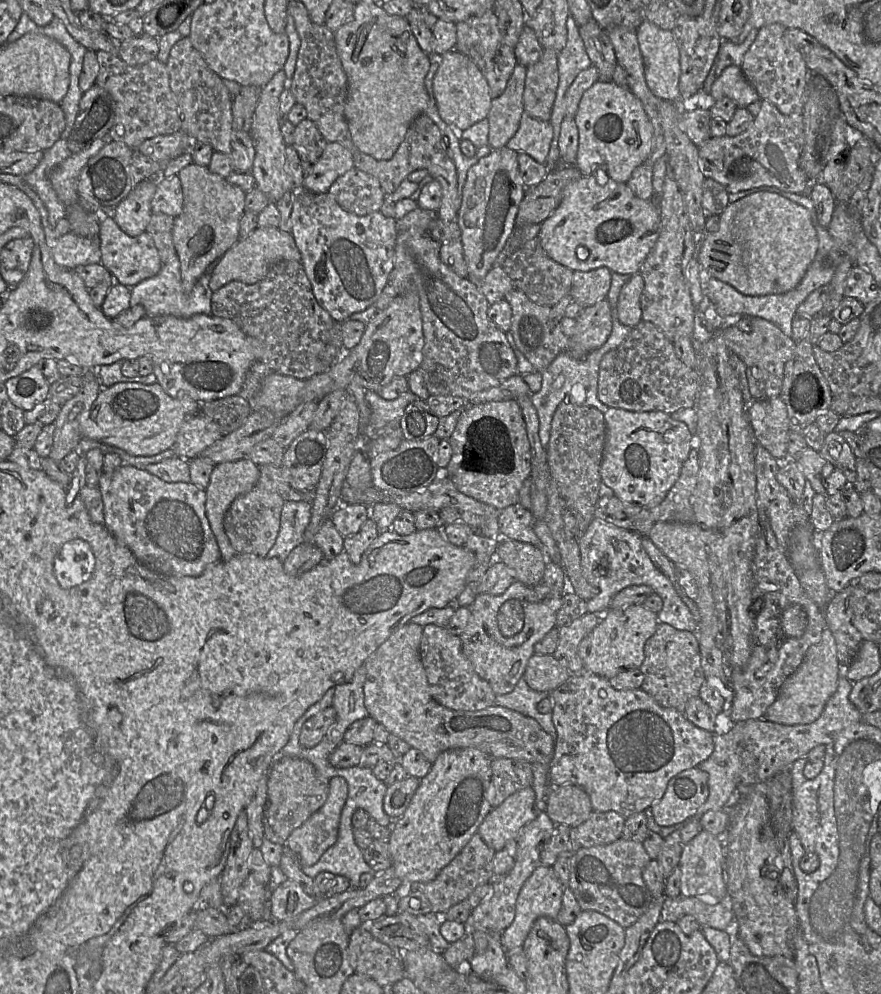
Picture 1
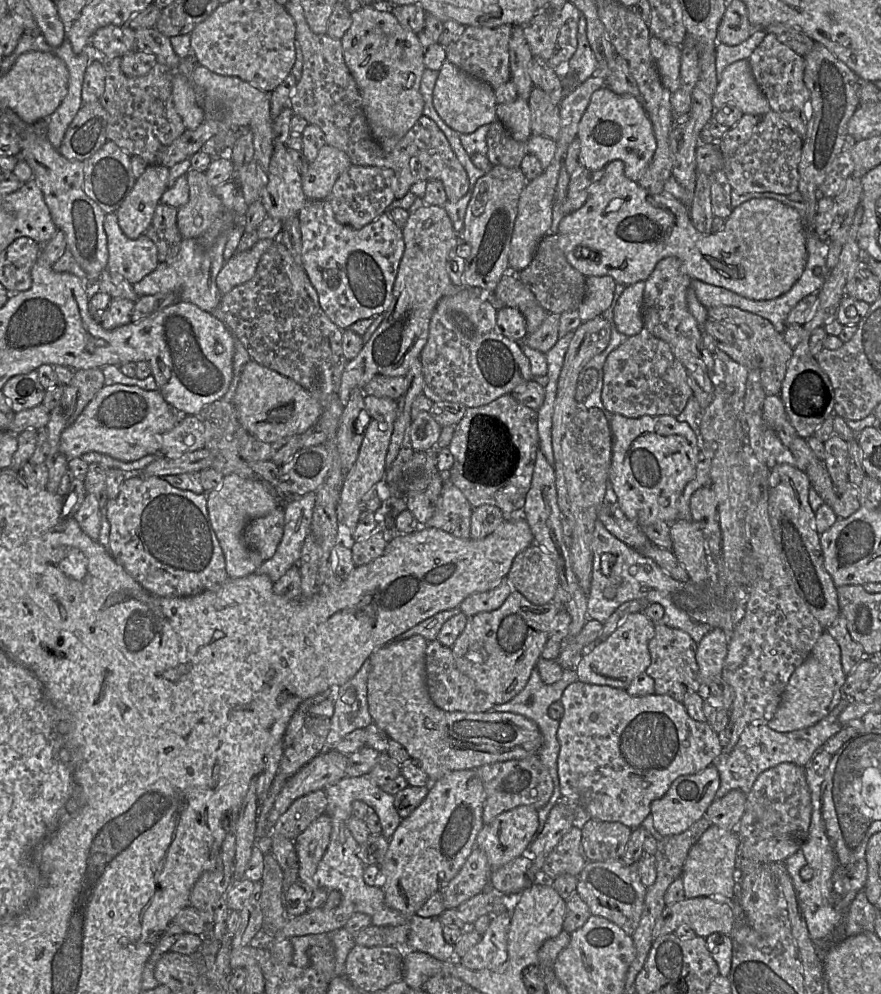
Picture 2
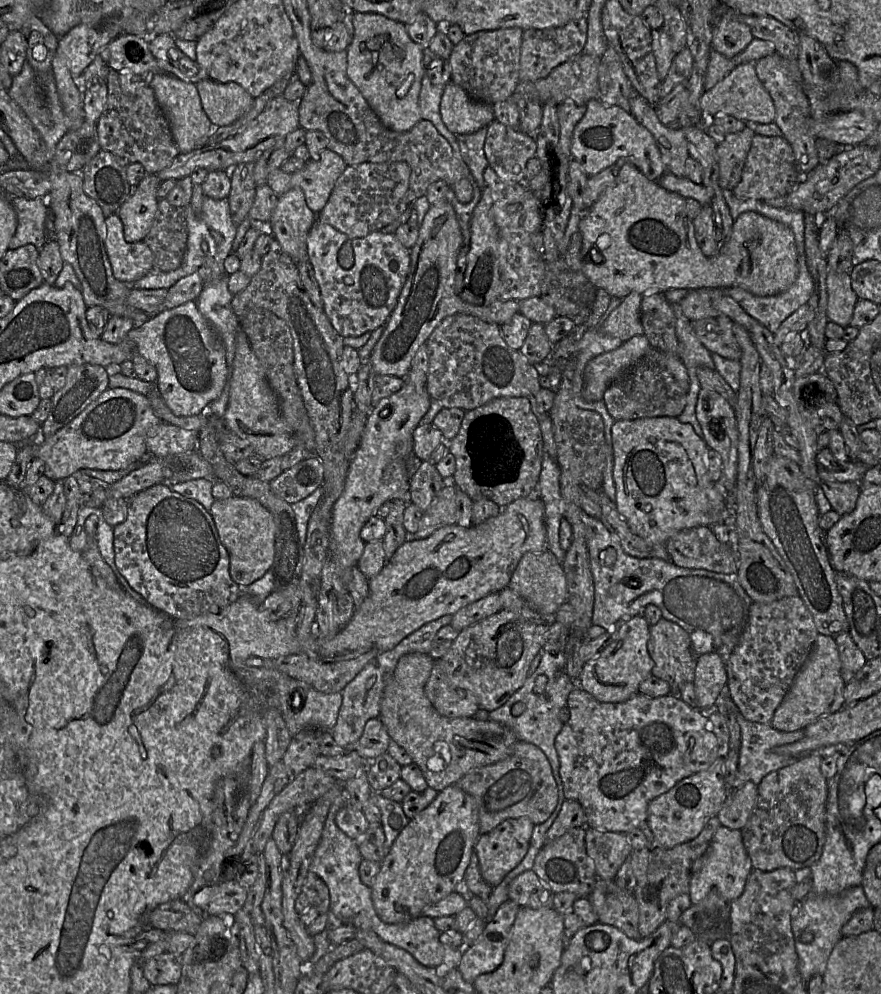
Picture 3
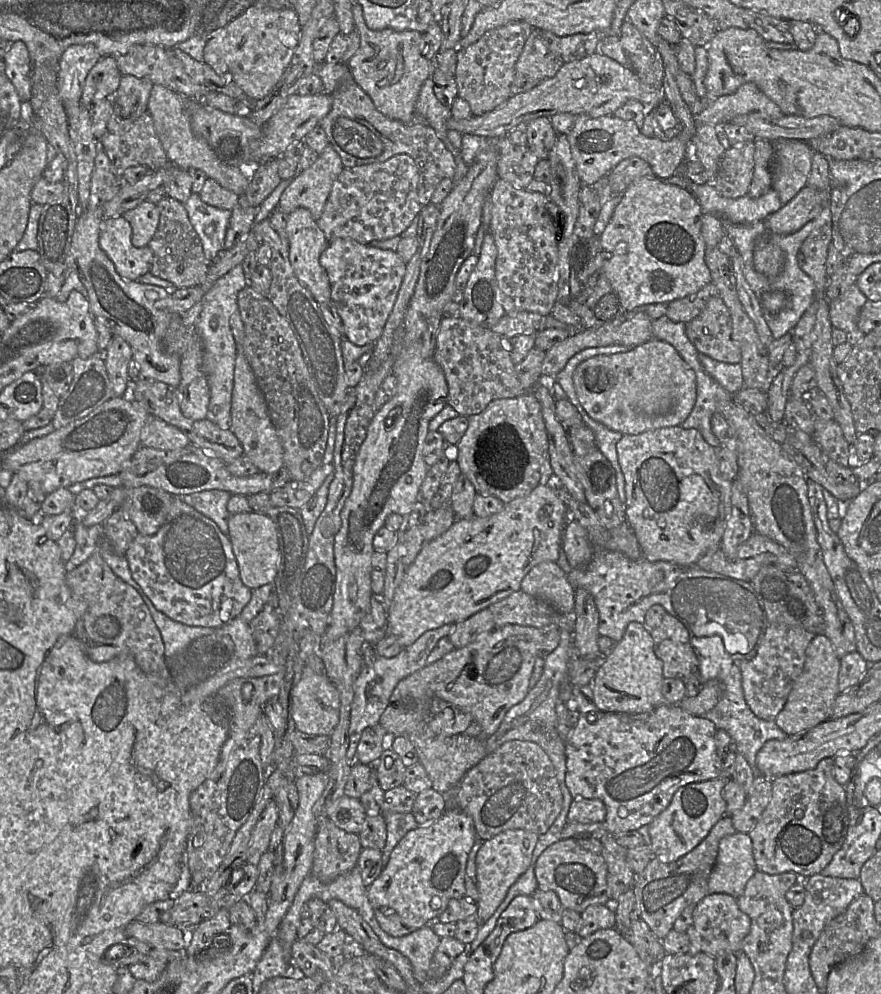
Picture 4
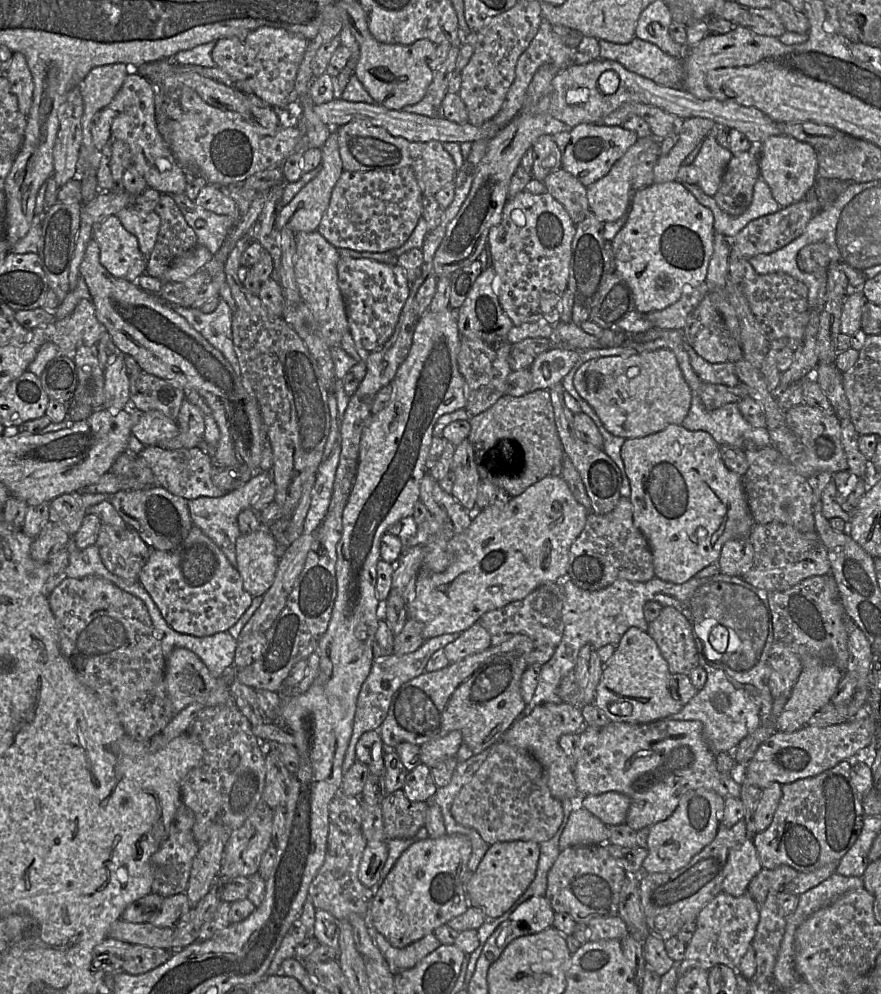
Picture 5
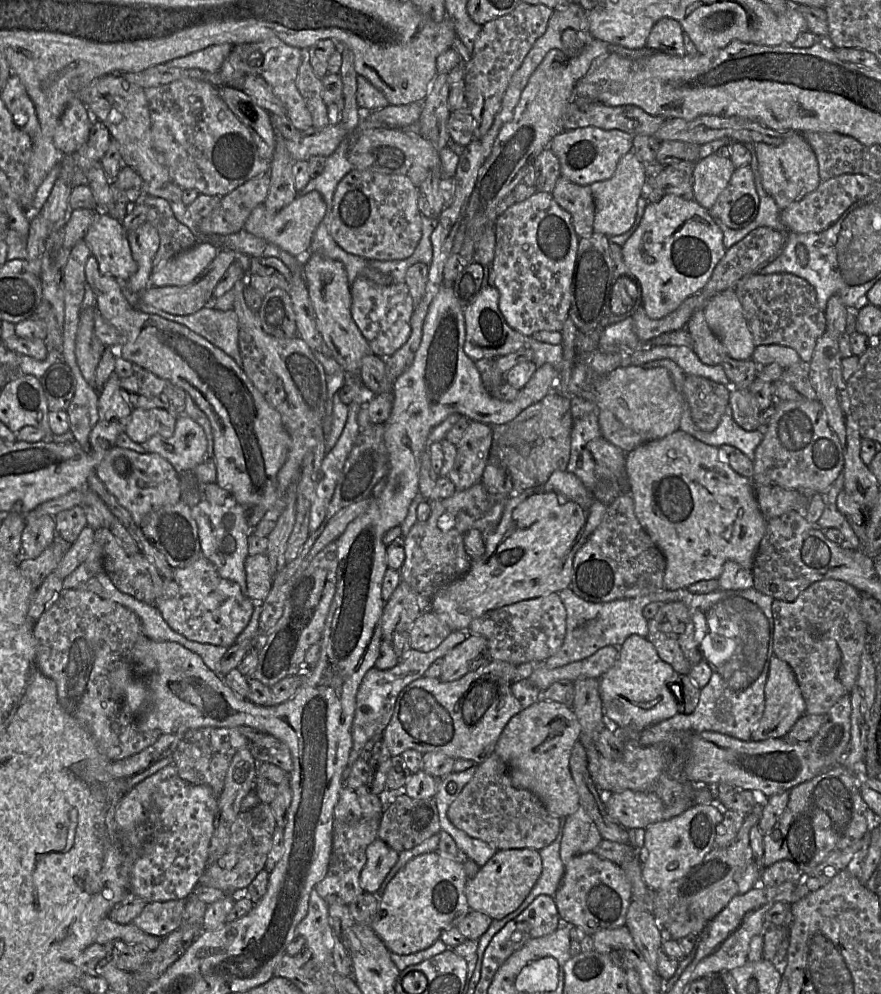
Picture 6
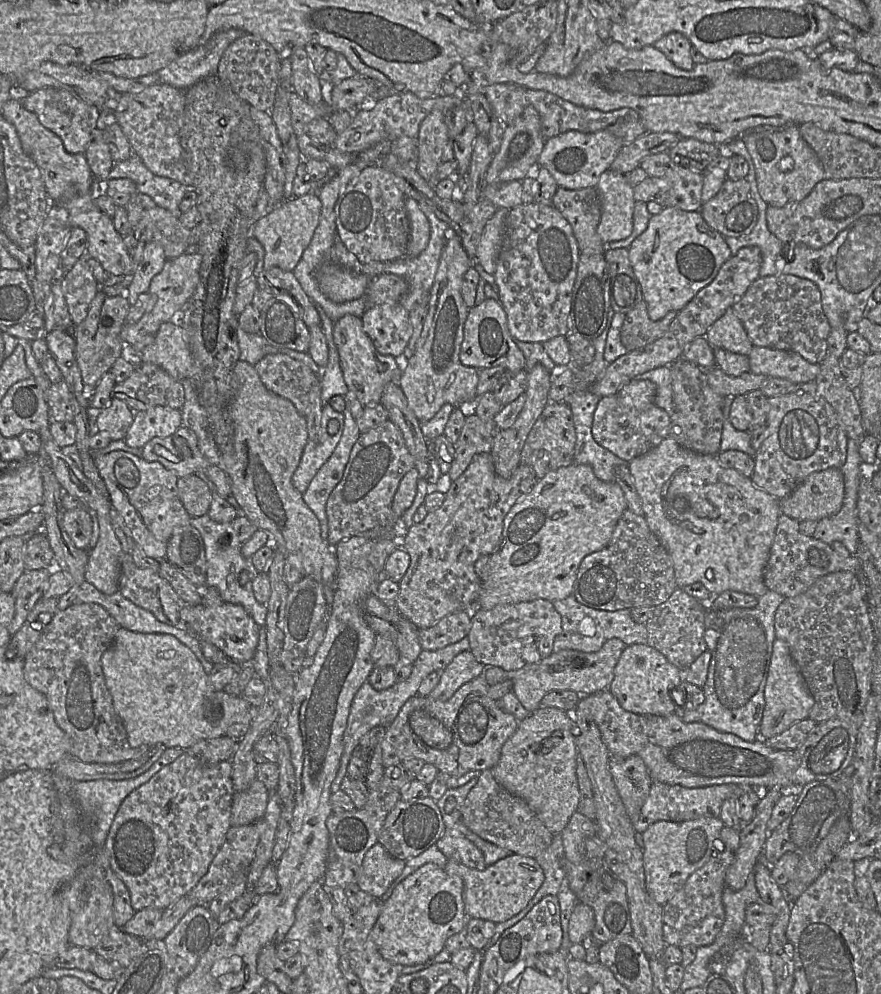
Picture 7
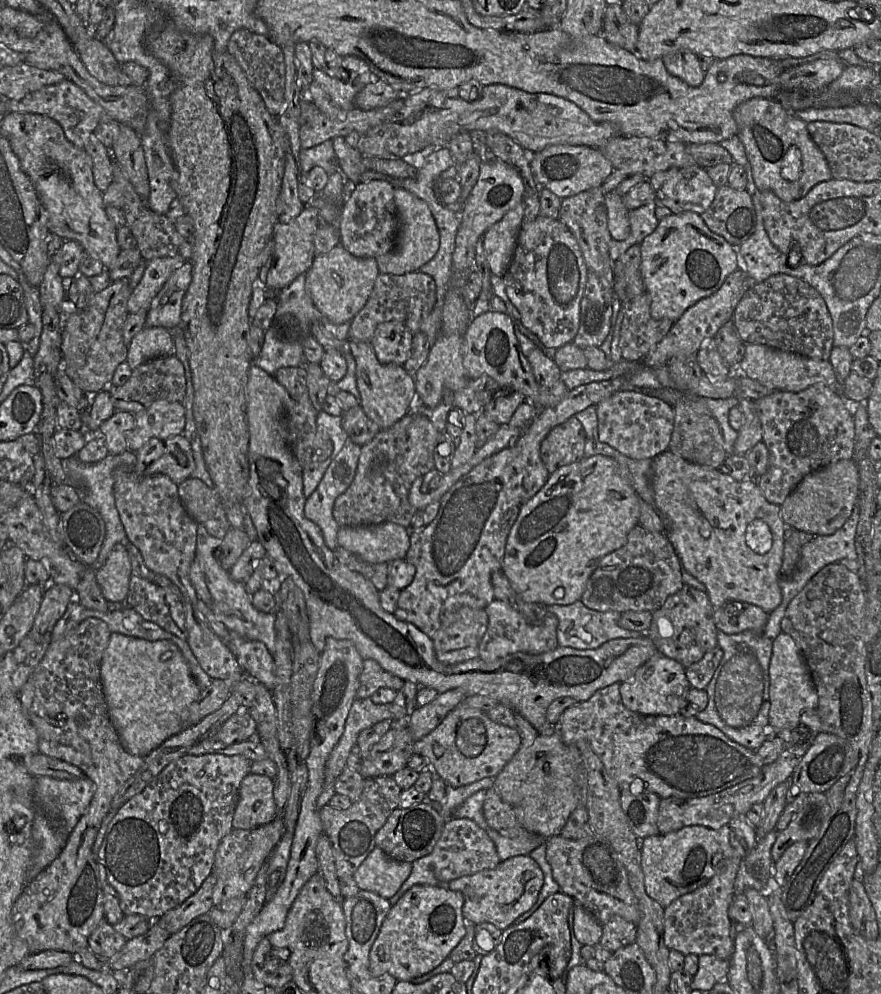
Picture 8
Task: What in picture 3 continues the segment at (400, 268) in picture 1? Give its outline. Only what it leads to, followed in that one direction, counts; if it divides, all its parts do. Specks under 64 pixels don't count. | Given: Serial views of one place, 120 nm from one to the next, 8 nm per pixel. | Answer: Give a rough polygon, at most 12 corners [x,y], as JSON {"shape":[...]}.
{"shape":[[441,321],[426,345],[426,390],[468,411],[527,397],[540,375],[499,325]]}

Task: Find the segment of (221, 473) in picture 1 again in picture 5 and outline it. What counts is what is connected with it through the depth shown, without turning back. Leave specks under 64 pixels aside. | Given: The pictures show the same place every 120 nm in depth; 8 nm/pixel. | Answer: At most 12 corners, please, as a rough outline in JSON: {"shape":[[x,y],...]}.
{"shape":[[267,527],[235,548],[244,589],[263,597],[281,558]]}

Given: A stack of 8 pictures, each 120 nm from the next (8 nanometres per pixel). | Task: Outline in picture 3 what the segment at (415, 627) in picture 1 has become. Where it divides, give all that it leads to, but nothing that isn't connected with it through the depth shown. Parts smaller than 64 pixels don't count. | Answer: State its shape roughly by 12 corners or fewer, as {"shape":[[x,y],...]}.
{"shape":[[399,659],[379,719],[440,792],[506,759],[492,720],[440,715],[434,661]]}

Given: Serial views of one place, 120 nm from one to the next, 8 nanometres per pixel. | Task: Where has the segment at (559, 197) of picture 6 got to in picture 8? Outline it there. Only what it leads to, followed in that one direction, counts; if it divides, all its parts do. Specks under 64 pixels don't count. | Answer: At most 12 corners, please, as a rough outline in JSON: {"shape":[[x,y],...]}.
{"shape":[[598,187],[561,199],[559,219],[588,269],[613,288],[612,237]]}

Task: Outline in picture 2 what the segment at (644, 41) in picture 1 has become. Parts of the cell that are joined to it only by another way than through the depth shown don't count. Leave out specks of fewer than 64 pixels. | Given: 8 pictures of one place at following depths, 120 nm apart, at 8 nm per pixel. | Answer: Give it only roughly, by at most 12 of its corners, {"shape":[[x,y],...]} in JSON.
{"shape":[[651,36],[650,50],[663,86],[680,84],[680,46]]}

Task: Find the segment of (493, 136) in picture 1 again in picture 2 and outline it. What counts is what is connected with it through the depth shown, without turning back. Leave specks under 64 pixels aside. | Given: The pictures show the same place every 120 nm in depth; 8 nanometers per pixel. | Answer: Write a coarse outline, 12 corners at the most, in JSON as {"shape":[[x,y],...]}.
{"shape":[[517,97],[496,104],[496,116],[516,141],[532,134],[530,109]]}

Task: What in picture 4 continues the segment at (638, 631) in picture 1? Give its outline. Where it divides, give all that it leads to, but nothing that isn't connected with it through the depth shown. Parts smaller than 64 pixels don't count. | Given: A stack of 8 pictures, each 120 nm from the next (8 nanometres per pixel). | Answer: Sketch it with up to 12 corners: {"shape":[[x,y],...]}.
{"shape":[[630,622],[591,682],[607,713],[668,704],[651,629]]}

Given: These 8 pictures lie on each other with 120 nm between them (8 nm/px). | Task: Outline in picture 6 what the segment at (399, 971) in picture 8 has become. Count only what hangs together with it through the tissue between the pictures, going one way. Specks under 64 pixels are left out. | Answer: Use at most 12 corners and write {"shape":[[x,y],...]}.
{"shape":[[416,856],[370,927],[409,955],[470,911],[462,858]]}

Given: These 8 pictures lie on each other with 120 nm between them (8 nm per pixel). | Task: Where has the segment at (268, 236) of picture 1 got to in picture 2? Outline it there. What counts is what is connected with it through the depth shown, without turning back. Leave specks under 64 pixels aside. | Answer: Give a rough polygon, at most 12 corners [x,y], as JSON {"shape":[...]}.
{"shape":[[274,240],[236,252],[216,277],[222,295],[252,279]]}

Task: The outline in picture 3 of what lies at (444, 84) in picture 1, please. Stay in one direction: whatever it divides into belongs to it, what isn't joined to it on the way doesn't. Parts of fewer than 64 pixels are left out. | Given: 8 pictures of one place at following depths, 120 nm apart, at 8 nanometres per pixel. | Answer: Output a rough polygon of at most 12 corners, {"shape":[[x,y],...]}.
{"shape":[[453,81],[440,114],[455,135],[495,120],[491,104],[472,99]]}

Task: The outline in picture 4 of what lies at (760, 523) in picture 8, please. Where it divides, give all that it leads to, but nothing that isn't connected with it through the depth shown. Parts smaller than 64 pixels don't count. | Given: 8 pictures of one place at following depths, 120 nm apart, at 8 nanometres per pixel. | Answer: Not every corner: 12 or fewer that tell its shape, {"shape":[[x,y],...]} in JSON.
{"shape":[[695,428],[617,443],[643,556],[720,547],[732,481]]}

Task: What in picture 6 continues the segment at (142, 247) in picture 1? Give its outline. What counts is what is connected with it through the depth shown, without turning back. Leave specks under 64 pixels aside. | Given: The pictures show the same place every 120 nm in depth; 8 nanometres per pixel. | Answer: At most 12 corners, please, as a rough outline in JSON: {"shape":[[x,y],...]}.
{"shape":[[97,211],[84,240],[102,273],[137,271],[119,220]]}

